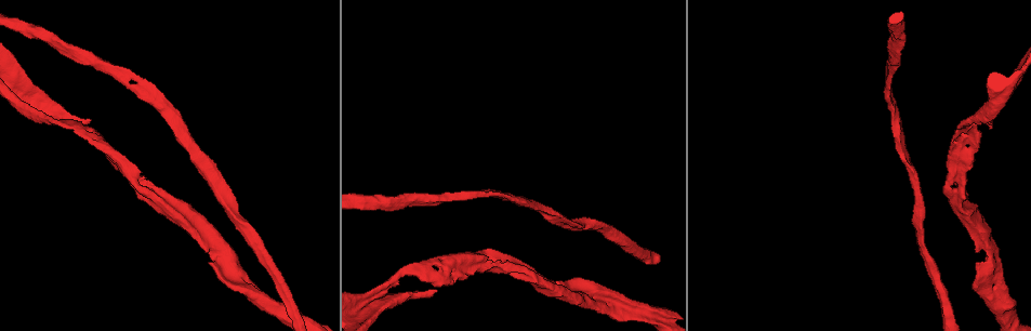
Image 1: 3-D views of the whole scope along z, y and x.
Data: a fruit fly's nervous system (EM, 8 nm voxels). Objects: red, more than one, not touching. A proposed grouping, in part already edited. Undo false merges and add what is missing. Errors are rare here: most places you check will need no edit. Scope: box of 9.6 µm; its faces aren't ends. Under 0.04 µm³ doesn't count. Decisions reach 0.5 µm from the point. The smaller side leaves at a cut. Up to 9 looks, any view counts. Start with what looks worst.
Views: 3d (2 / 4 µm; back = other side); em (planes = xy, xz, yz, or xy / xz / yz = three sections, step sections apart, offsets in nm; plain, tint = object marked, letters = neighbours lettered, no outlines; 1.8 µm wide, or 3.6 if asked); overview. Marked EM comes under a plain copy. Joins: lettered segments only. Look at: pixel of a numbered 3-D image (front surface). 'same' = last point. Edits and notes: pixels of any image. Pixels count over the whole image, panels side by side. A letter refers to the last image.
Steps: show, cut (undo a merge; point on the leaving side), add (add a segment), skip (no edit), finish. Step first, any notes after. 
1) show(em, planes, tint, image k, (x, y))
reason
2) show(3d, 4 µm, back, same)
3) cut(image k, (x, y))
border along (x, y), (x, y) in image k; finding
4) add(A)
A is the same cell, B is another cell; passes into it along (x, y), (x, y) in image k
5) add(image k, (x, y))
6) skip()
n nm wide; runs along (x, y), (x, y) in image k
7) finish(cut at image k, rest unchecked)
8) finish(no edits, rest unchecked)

show(3d, 2 µm, image 1, (135, 177))

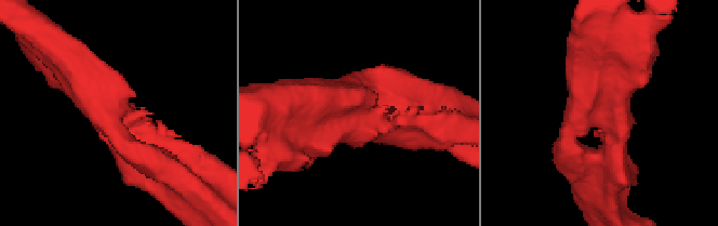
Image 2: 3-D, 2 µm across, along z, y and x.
show(em, xy, step 16, tint, image 2, (601, 108))
3 arms; arms of 260, 280, 300 nm; now the EM

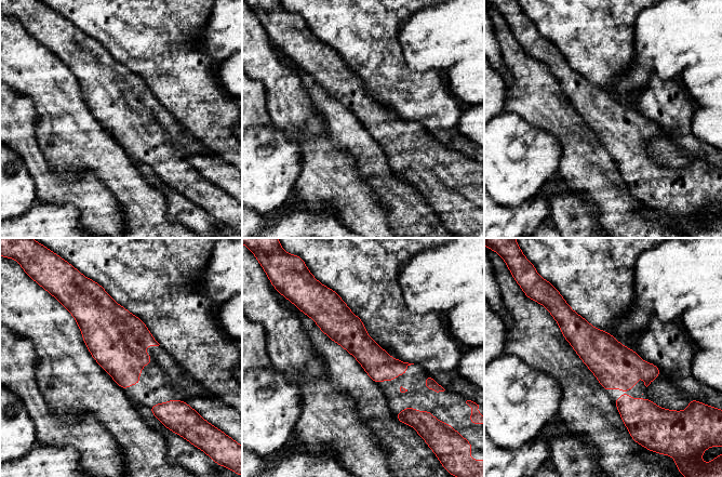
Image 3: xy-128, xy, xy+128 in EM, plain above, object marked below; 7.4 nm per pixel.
show(em, planes, letters, same)

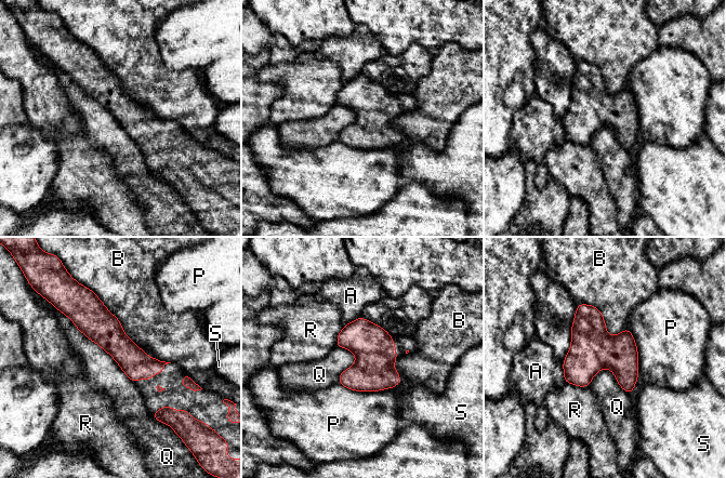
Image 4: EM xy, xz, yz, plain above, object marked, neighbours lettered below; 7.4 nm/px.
skip()
Q touches over 750 nm; A, B, P, Q, R and S are other cells; runs along (87, 303), (141, 366), (160, 370) in image 4; one neuron here

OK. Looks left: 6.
show(em, planes, tint, image 1, (384, 297))
four or more arms meet

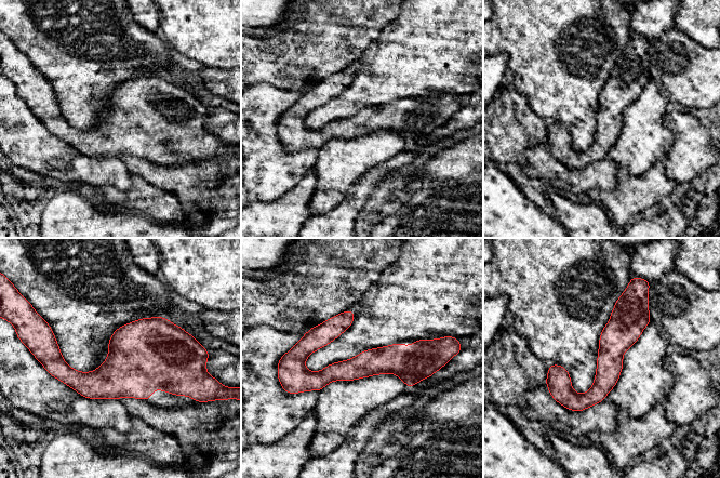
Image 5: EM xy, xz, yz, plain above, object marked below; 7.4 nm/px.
show(em, planes, letters, same)

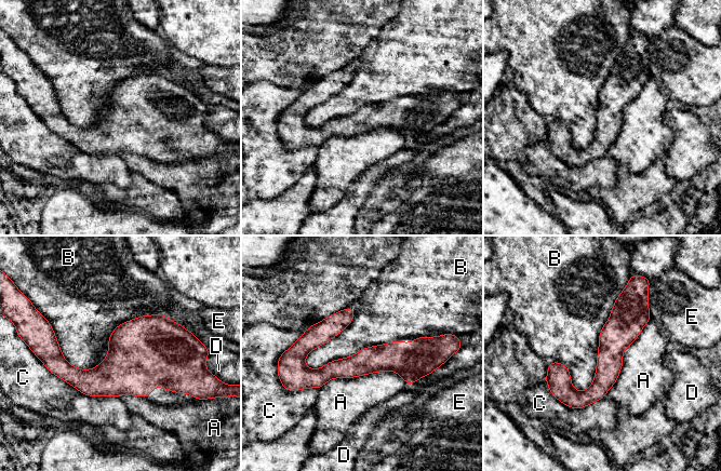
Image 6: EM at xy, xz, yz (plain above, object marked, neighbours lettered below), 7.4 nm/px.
skip()
A, B, C, D and E are other cells; runs along (297, 351), (309, 374), (427, 362) in image 6; one neuron here

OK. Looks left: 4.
show(3d, 4 µm, image 1, (1000, 310))
side arm on a straight run

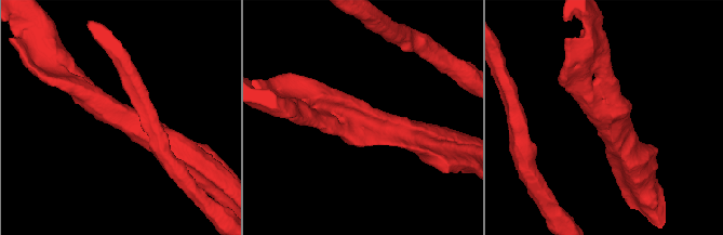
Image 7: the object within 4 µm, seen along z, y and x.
show(em, planes, letters, image 7, (605, 118))
3 arms; arms of 240, 300, 360 nm

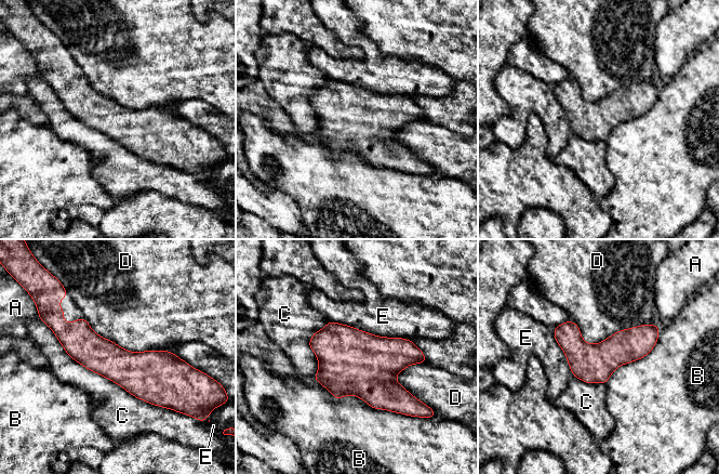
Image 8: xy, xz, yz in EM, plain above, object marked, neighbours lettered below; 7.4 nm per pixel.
skip()
A, B, C, D and E are other cells; border along (84, 317), (127, 350), (173, 354) in image 8; continuous, no second neuron

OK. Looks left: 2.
show(em, planes, letters, image 1, (426, 262))
an open end

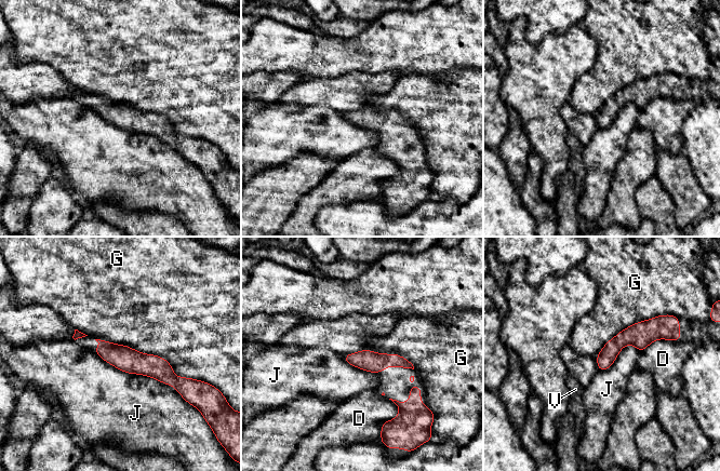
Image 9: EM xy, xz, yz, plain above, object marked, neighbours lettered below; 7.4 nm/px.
skip()
D, G, J and V are other cells; border along (105, 339), (162, 357), (192, 379) in image 9; none of them fits

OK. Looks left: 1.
finish(no edits, rest unchecked)

